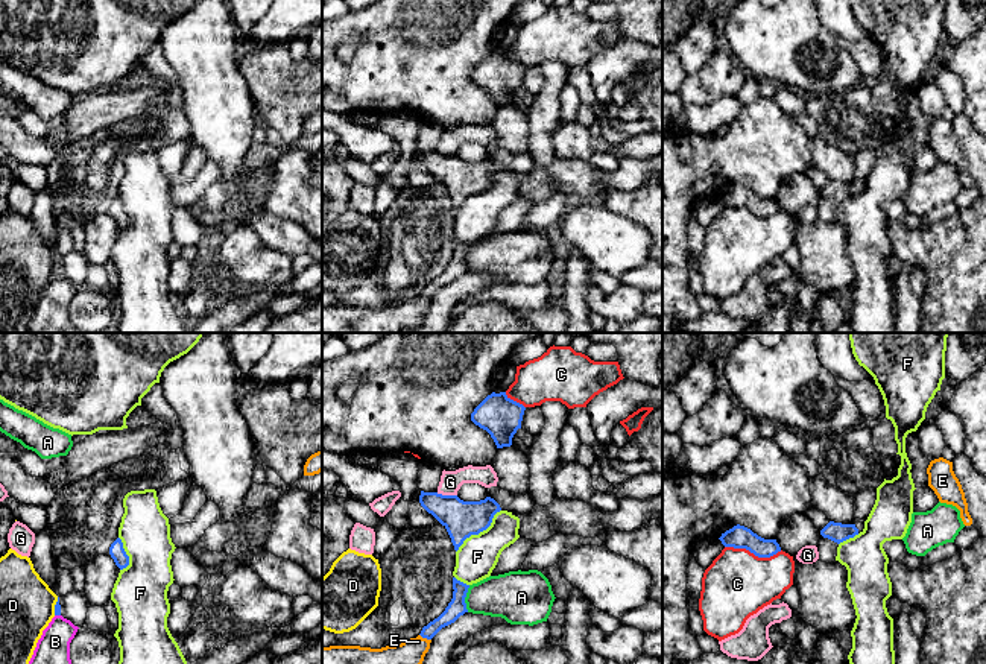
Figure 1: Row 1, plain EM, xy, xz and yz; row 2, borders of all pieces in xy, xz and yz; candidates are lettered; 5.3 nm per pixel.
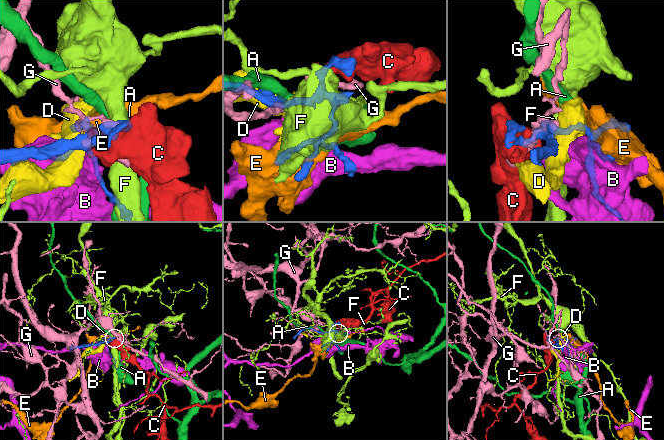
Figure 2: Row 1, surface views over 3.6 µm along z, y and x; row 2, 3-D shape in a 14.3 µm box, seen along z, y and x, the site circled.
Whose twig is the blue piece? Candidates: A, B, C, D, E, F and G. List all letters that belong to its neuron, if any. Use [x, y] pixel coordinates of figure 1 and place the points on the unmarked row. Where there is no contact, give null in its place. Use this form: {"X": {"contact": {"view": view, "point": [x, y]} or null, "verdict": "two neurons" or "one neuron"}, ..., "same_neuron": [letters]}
{"A": {"contact": {"view": "xz", "point": [464, 259]}, "verdict": "two neurons"}, "B": {"contact": {"view": "xy", "point": [58, 274]}, "verdict": "two neurons"}, "C": {"contact": {"view": "yz", "point": [754, 213]}, "verdict": "two neurons"}, "D": {"contact": {"view": "xy", "point": [55, 266]}, "verdict": "two neurons"}, "E": {"contact": {"view": "xz", "point": [426, 297]}, "verdict": "two neurons"}, "F": {"contact": {"view": "xz", "point": [479, 192]}, "verdict": "two neurons"}, "G": {"contact": {"view": "xz", "point": [447, 155]}, "verdict": "two neurons"}, "same_neuron": []}

